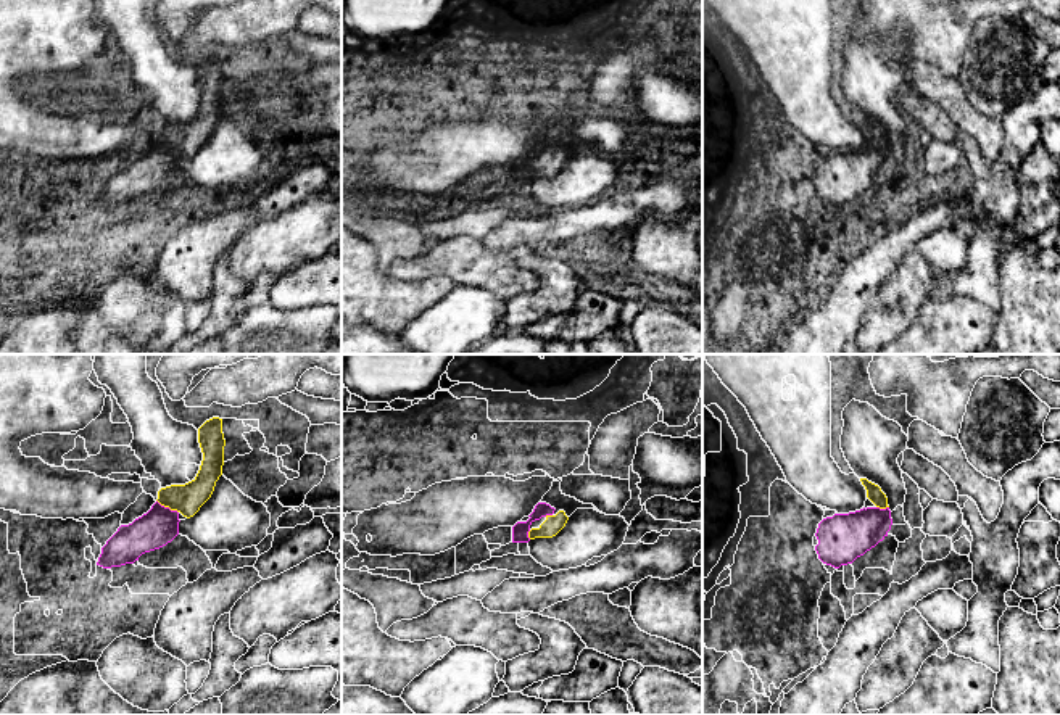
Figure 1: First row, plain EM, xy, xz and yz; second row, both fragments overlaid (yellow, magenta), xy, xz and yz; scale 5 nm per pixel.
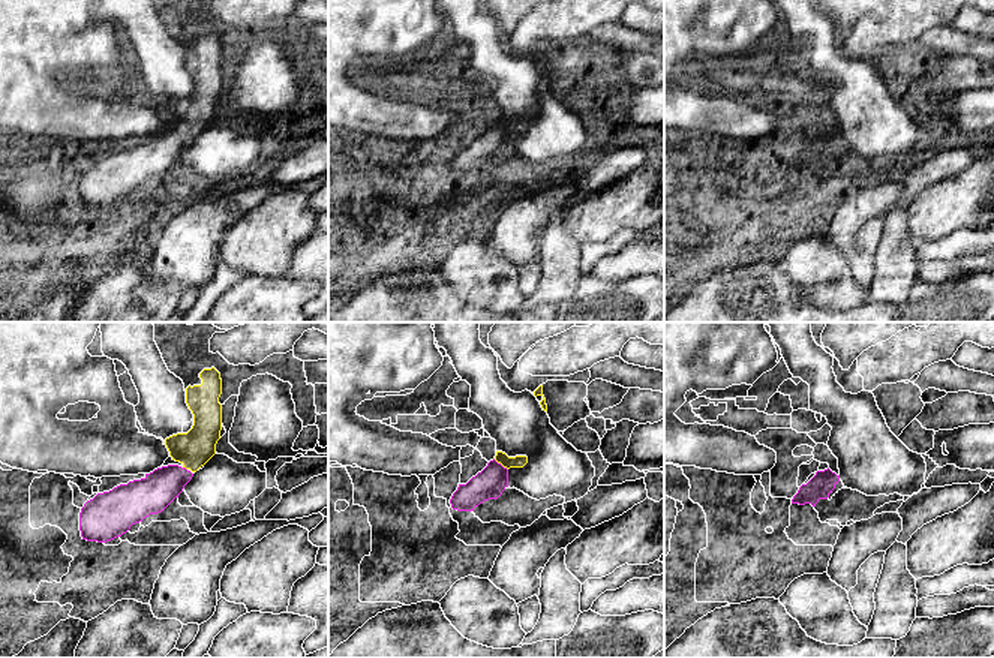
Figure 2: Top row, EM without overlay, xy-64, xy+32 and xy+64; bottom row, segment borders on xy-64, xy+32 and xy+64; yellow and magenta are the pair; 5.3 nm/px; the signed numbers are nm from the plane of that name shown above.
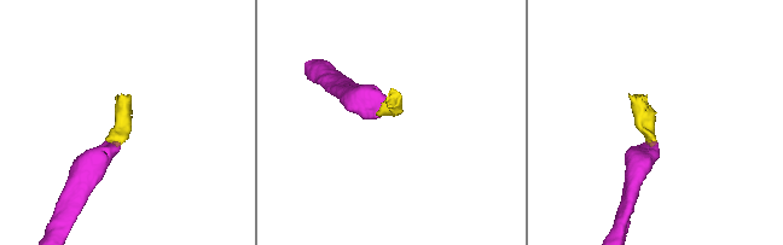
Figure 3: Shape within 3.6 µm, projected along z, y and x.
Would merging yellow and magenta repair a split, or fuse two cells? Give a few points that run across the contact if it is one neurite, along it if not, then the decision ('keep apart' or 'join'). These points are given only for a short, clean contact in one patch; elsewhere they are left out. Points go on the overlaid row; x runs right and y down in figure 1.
line xy (187, 500), (174, 500), (168, 506), (160, 525); join

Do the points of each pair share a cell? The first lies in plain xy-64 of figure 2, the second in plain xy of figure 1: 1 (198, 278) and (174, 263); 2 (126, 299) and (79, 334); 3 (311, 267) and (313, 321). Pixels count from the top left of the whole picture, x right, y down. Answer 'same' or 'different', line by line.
1: same
2: different
3: different

